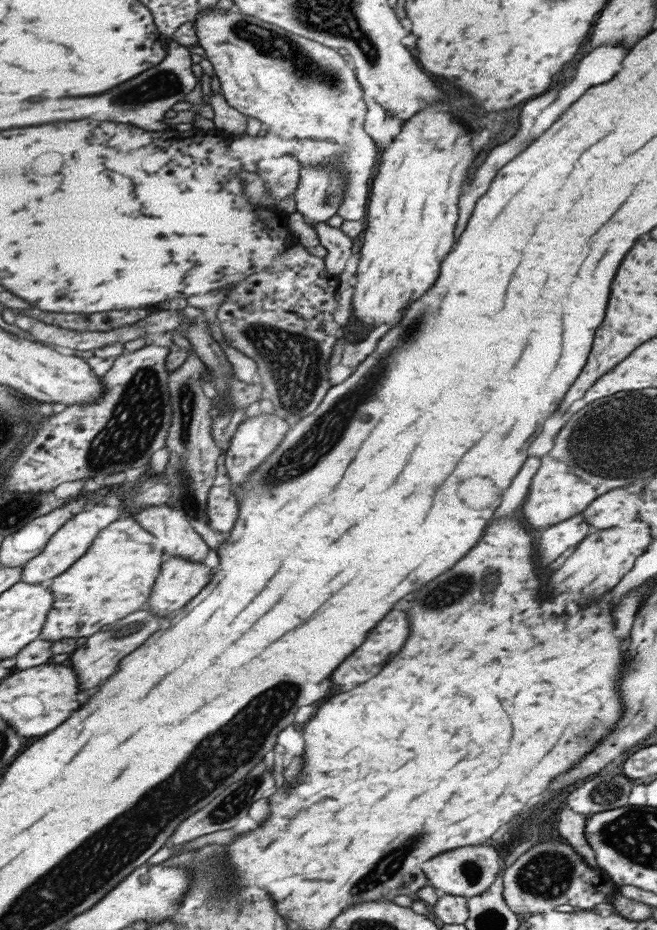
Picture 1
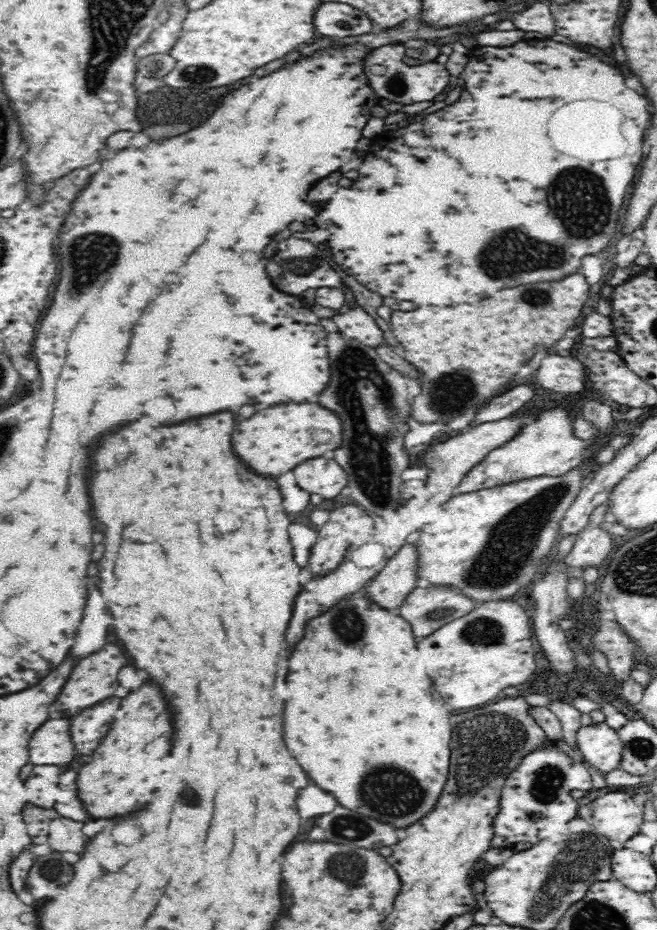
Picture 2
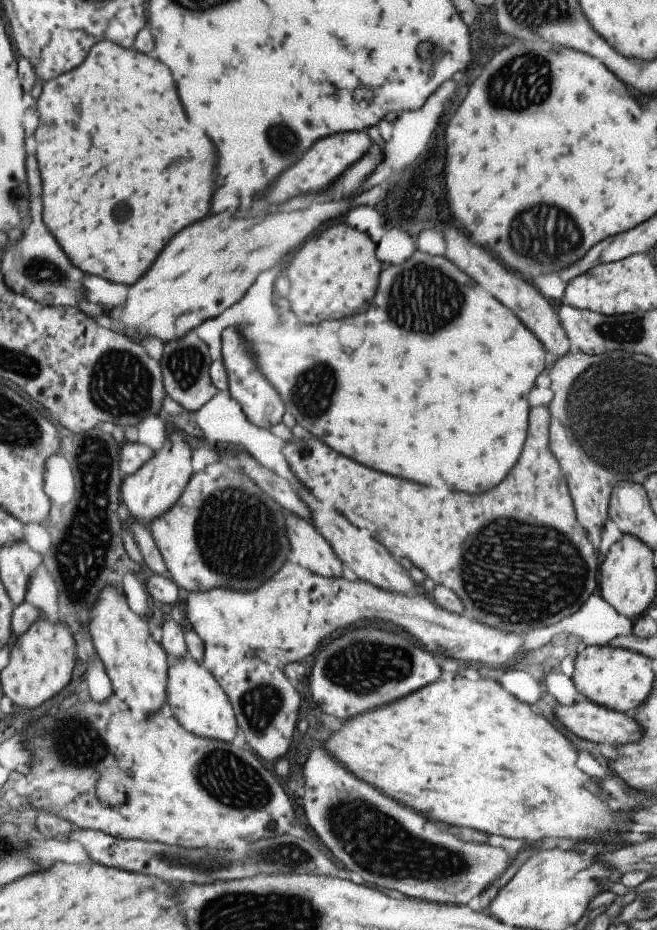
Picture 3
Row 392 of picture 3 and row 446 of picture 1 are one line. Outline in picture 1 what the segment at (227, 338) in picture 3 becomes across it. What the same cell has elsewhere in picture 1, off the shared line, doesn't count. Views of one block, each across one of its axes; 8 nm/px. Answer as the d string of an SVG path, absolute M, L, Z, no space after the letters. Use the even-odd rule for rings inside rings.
M273 411L269 415L261 413L255 417L246 417L235 429L233 436L228 441L228 447L221 455L226 470L226 476L230 478L233 486L242 484L249 474L258 468L260 464L278 447L281 439L288 431L288 424L279 418Z

